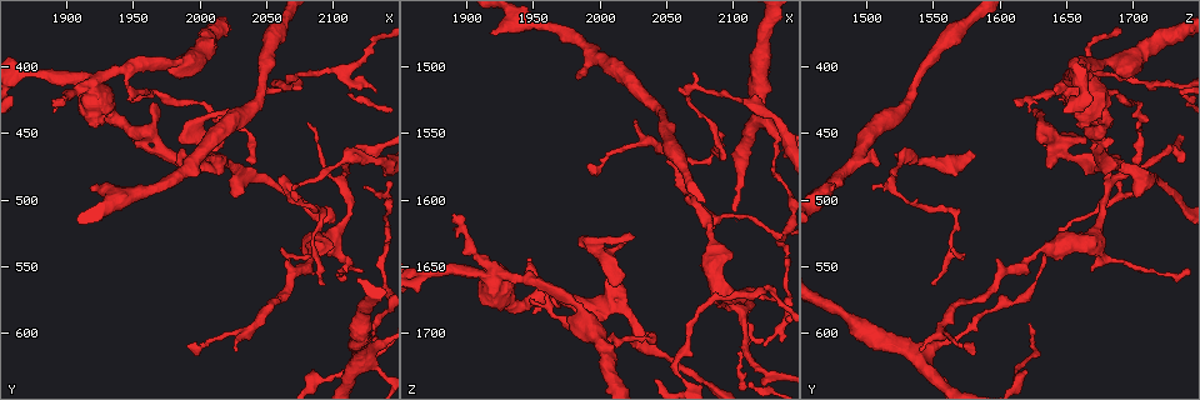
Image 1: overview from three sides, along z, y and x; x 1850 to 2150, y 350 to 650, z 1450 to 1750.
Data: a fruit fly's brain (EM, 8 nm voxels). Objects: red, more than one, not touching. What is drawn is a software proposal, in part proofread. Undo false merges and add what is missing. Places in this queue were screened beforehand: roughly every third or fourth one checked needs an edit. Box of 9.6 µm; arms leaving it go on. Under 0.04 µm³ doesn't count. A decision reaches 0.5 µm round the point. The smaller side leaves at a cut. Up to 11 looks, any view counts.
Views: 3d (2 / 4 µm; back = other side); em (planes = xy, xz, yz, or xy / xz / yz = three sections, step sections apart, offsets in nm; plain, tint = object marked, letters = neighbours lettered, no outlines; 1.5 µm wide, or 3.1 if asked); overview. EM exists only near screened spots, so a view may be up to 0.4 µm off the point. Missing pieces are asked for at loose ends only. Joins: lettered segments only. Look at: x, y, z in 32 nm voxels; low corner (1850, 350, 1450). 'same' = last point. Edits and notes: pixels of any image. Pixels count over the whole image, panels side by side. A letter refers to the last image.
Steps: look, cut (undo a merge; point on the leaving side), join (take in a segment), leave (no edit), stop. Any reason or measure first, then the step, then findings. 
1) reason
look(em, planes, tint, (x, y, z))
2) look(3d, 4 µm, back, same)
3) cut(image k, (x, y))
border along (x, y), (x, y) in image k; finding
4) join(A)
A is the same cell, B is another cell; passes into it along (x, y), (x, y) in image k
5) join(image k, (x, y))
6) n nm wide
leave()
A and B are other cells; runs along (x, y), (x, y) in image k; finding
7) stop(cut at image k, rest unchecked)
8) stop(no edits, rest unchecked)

thin neck
look(3d, 2 µm, (2084, 538, 1630))

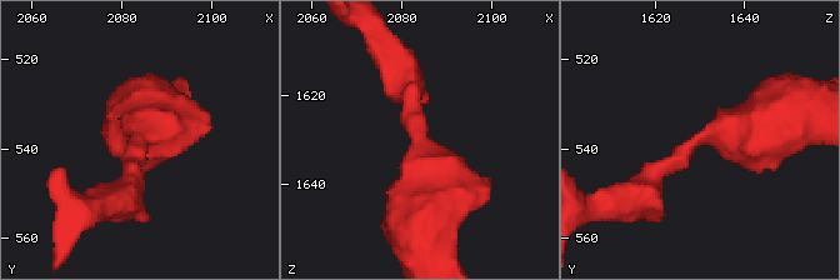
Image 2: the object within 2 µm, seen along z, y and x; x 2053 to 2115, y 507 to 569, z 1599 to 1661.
arms of 260, 400 nm
look(em, xz, step 4, tint, (2085, 539, 1628))

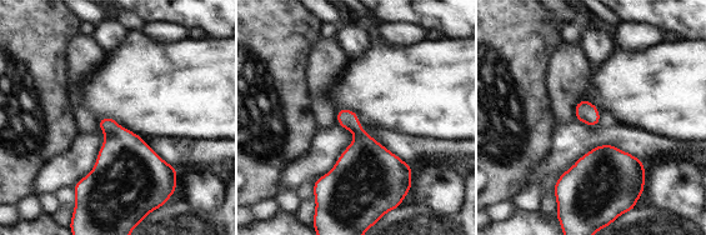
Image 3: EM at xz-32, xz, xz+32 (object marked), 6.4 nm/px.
look(em, planes, letters, same)

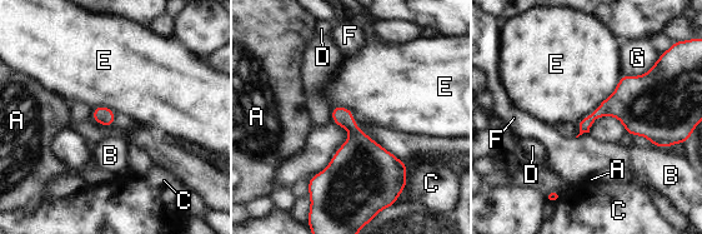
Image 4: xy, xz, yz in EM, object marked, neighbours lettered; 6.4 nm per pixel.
120 nm wide
leave()
A, B, C, D, E, F and G are other cells; border along (622, 74), (616, 89), (576, 123) in image 4; all the same neuron

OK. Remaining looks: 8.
thin neck
look(3d, 4 µm, (2056, 578, 1576))

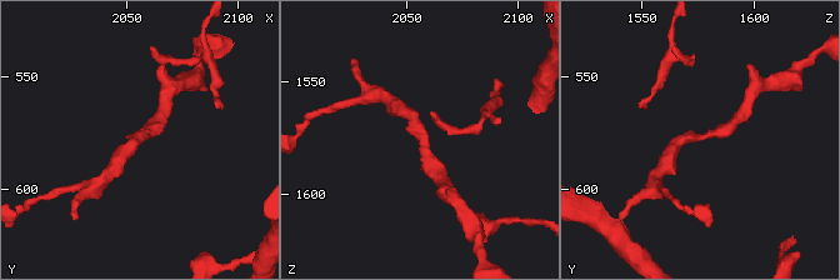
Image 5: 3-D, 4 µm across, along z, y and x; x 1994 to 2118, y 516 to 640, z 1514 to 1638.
shape alone is not enough
look(em, yz, step 8, tint, (2057, 575, 1577))

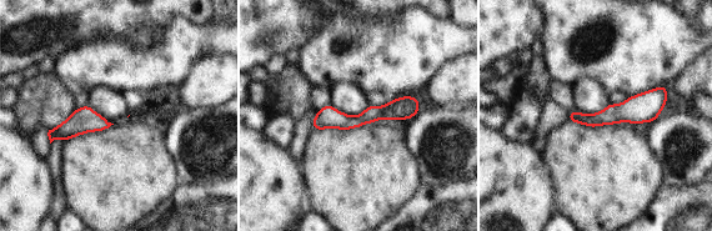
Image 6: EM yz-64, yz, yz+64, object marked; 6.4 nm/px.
look(em, planes, letters, same)

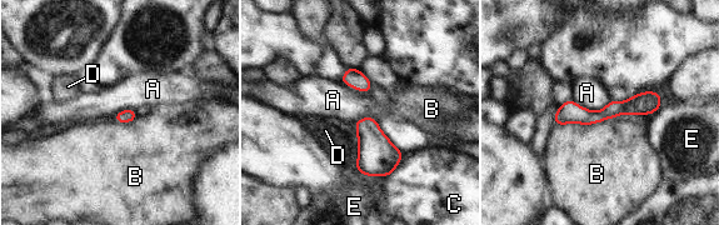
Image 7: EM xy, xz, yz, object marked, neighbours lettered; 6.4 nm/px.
leave()
A, B, C, D and E are other cells; border along (573, 99), (592, 110), (610, 100) in image 7; one neuron here

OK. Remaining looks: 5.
free end
look(em, yz, step 4, tint, (2016, 458, 1662))

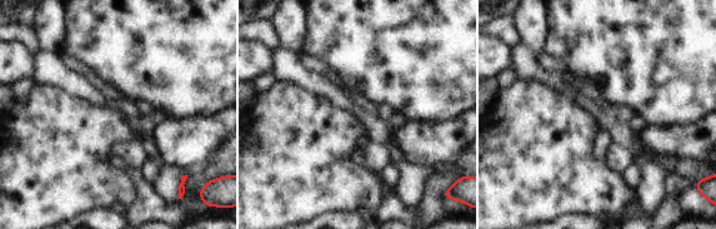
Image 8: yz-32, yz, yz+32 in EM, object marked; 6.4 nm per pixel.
look(em, planes, letters, same)

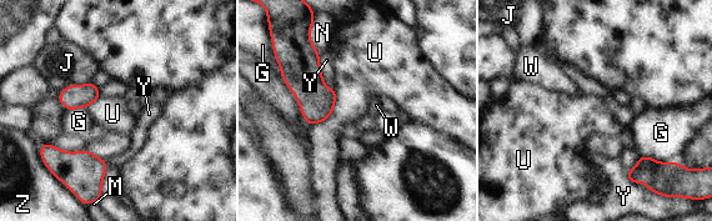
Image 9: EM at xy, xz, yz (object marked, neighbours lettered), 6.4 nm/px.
leave()
G, J, M, N, U, W, Y and Z are other cells; border along (335, 88), (332, 112), (311, 125) in image 9; none of them fits

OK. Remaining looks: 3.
sharp bend
look(3d, 4 µm, (1918, 414, 1660))

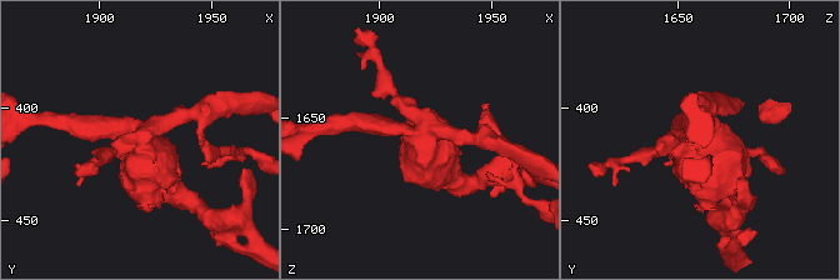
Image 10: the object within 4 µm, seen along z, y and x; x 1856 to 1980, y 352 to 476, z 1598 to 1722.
look(em, planes, tint, (1920, 414, 1657))

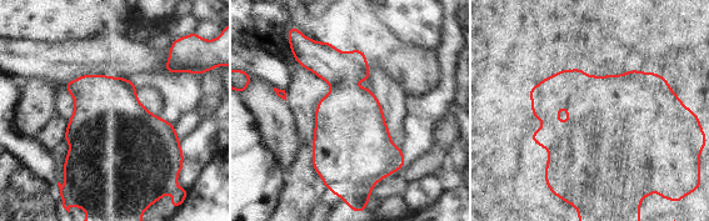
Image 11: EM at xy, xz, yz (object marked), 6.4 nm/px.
what lies round it
look(em, planes, letters, same)

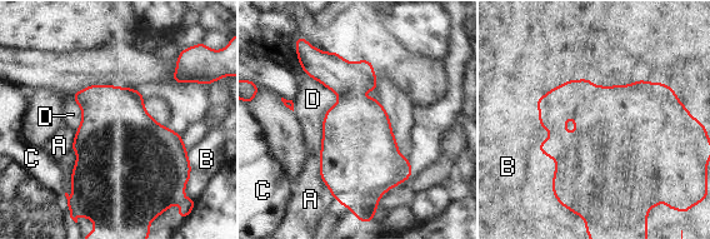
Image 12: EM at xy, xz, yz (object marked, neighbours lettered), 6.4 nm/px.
cut(image 12, (559, 104))
A, B, C and D are other cells; border along (583, 80), (581, 105), (573, 115) in image 12; a second neuron is stuck on

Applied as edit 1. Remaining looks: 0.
stop(cut at image 12, rest unchecked)

